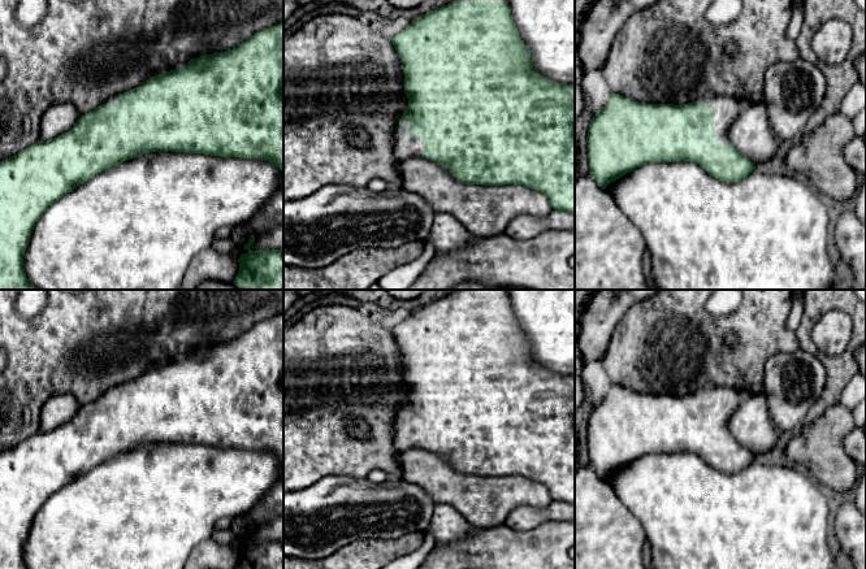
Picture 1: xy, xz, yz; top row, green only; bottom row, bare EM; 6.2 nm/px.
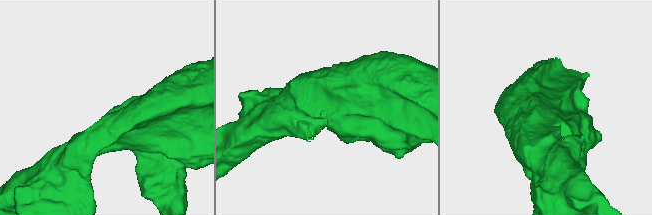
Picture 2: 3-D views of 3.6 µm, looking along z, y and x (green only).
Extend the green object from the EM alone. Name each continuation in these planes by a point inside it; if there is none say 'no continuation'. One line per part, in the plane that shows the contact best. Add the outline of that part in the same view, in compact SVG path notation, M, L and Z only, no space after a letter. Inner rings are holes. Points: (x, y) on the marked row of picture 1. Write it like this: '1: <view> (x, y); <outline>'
1: xz (405, 147); M406 118L402 126L399 125L399 121L395 125L393 144L394 153L399 164L411 157L423 157L423 139L411 138L408 127L410 118Z

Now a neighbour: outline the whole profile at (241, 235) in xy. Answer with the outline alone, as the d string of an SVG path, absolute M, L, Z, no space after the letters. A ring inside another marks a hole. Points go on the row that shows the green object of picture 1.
M238 226L233 229L230 238L237 248L243 248L248 243L251 235L252 234L244 226Z

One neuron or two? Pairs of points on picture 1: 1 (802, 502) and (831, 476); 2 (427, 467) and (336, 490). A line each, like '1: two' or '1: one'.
1: two
2: two

